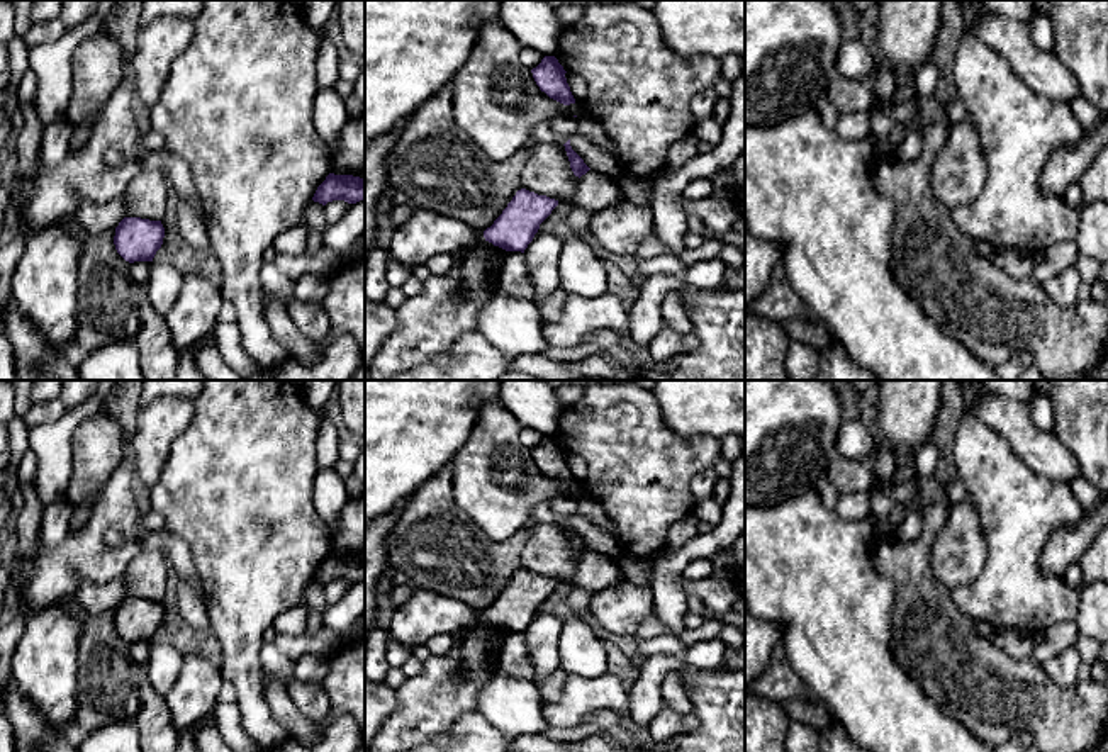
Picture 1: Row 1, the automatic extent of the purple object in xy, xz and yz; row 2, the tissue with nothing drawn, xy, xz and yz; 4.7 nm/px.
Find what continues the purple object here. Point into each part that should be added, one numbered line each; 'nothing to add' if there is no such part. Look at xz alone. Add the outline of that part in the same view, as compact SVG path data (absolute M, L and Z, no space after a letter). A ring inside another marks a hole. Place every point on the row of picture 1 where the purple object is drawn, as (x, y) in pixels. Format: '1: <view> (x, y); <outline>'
1: xz (426, 233); M414 207L412 216L395 229L390 256L404 267L426 265L433 256L451 253L484 241L468 224L433 209Z

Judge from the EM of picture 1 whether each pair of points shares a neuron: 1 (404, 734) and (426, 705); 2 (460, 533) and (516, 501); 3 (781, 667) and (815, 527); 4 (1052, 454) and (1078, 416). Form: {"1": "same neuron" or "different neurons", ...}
{"1": "same neuron", "2": "different neurons", "3": "different neurons", "4": "different neurons"}

